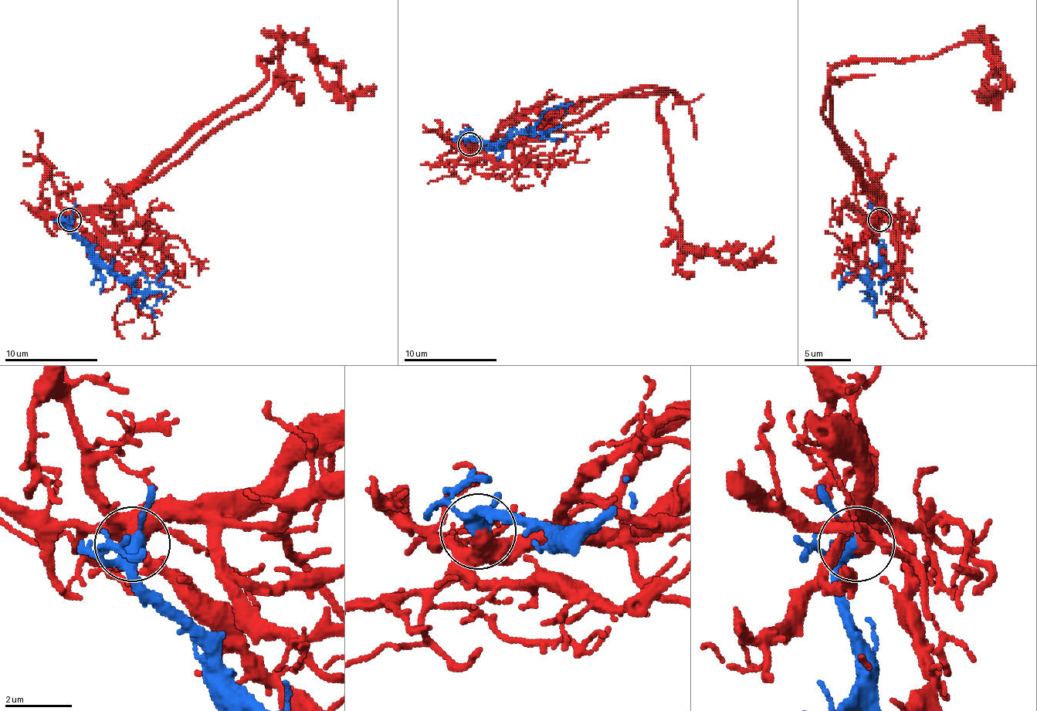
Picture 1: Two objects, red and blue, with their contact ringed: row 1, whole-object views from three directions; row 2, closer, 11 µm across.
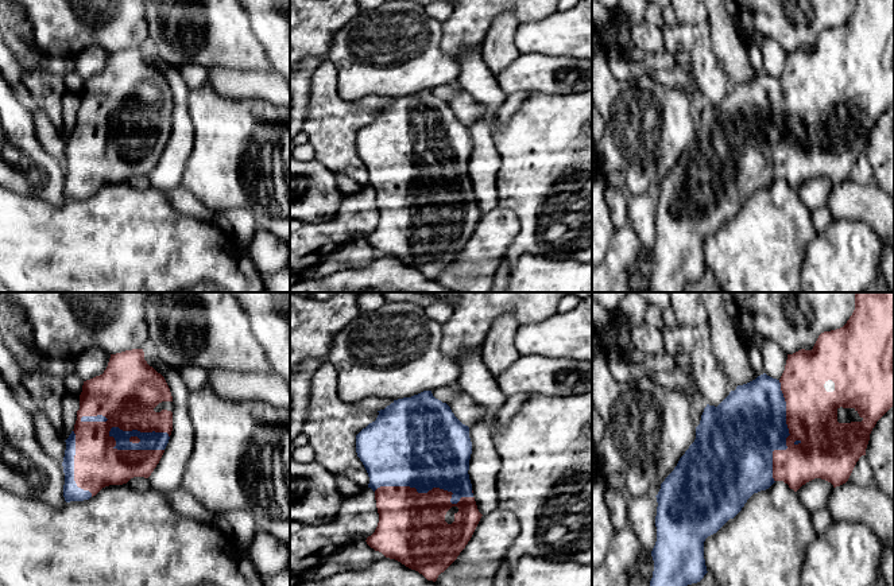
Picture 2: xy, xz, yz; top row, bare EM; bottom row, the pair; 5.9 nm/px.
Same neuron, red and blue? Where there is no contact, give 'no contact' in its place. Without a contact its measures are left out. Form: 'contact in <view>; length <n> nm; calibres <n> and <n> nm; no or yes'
contact in xy; length 360 nm; calibres 380 and 110 nm; yes

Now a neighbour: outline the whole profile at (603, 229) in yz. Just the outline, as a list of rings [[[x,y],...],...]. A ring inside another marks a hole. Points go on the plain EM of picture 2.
[[[600,174],[592,175],[592,268],[604,261],[615,234],[604,193],[605,185]]]

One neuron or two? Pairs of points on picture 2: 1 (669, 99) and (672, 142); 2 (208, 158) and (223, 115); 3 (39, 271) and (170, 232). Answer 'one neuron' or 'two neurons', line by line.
1: one neuron
2: one neuron
3: one neuron

